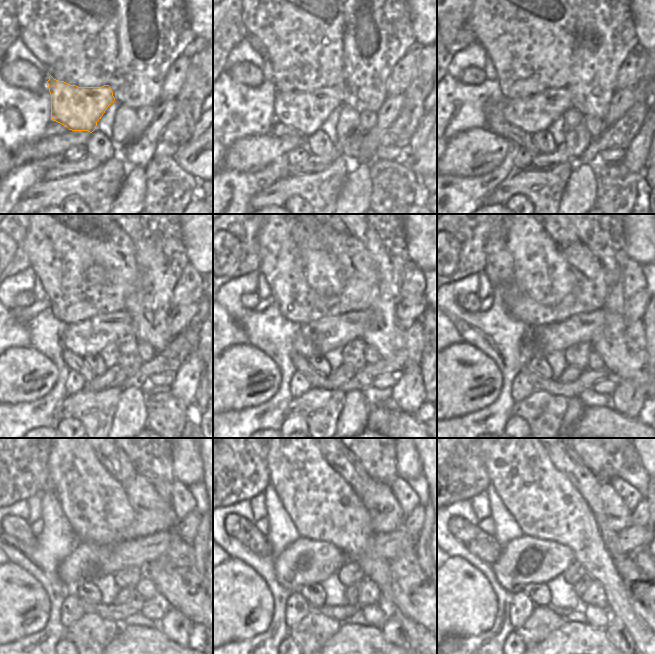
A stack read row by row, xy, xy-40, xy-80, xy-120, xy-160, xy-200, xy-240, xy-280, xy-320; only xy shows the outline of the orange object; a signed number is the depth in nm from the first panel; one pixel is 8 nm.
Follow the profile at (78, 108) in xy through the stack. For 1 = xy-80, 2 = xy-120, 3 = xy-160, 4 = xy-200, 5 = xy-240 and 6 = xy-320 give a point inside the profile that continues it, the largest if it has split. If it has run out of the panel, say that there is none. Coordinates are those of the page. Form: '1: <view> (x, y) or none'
1: xy-80 (534, 113)
2: xy-120 (90, 337)
3: xy-160 (317, 338)
4: xy-200 (539, 341)
5: xy-240 (138, 552)
6: xy-320 (629, 540)

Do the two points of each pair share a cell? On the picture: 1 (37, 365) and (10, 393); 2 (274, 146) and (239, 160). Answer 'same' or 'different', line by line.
1: same
2: same

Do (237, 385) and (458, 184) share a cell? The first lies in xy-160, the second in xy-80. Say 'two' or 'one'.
two

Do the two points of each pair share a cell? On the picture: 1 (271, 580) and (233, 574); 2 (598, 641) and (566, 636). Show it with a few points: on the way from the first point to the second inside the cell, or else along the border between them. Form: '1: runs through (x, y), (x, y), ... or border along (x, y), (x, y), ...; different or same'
1: border along (245, 564), (262, 578), (272, 601); different
2: runs through (590, 641), (574, 641); same

